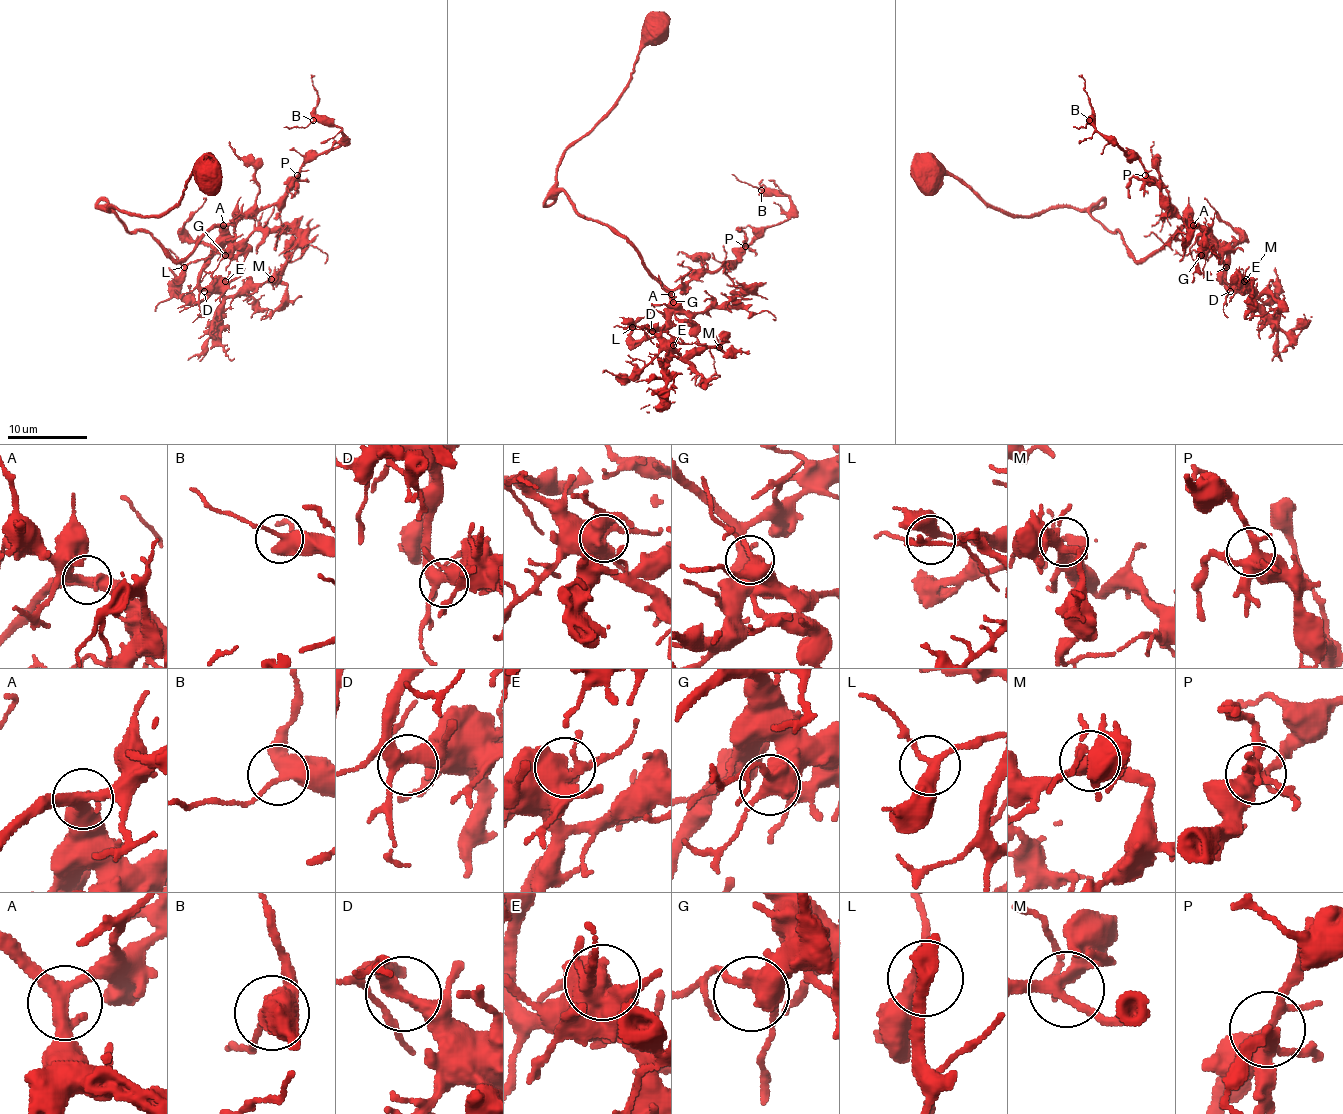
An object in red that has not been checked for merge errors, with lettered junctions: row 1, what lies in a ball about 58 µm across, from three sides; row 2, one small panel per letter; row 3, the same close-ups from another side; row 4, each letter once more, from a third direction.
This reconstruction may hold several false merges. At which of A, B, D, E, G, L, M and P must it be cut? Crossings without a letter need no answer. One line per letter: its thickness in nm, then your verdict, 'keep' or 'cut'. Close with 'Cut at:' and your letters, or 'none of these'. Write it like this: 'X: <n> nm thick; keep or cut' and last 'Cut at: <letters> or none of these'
A: 360 nm thick; keep
B: 400 nm thick; keep
D: 360 nm thick; keep
E: 500 nm thick; keep
G: 420 nm thick; keep
L: 260 nm thick; keep
M: 320 nm thick; keep
P: 400 nm thick; keep
Cut at: none of these

